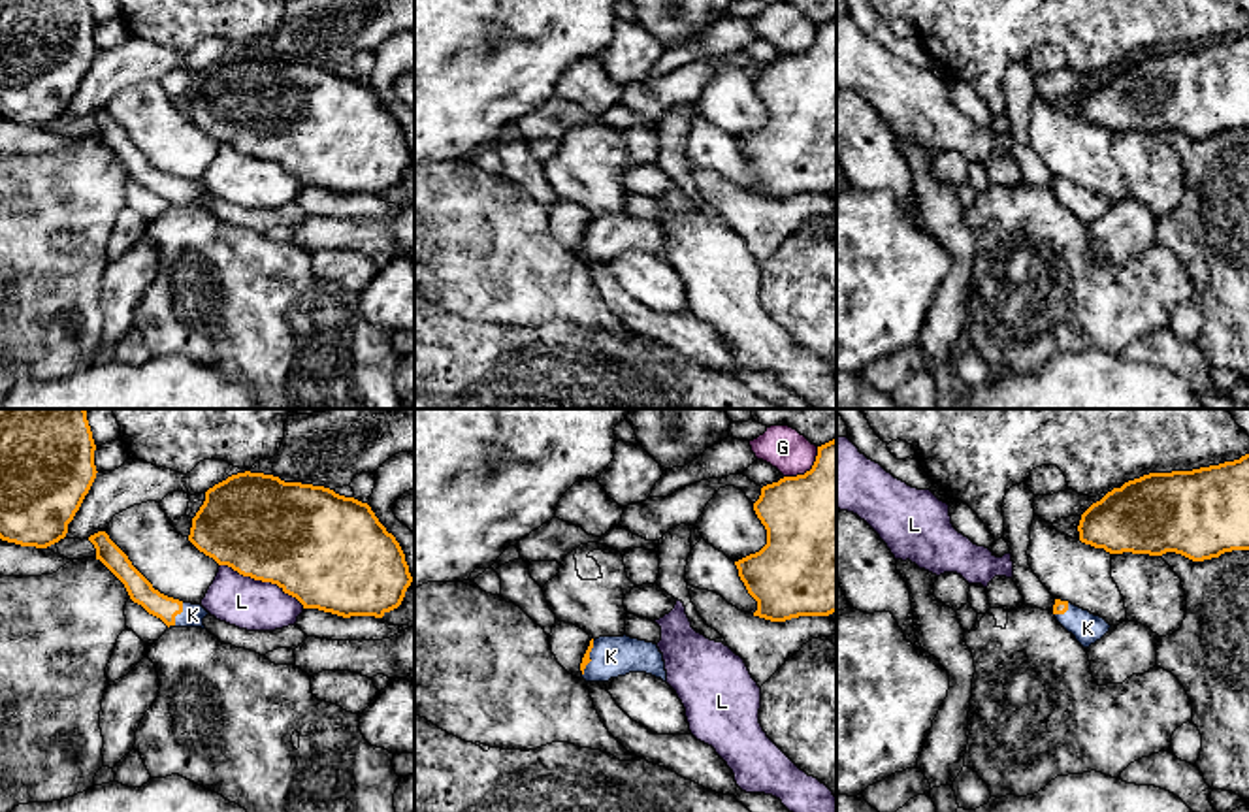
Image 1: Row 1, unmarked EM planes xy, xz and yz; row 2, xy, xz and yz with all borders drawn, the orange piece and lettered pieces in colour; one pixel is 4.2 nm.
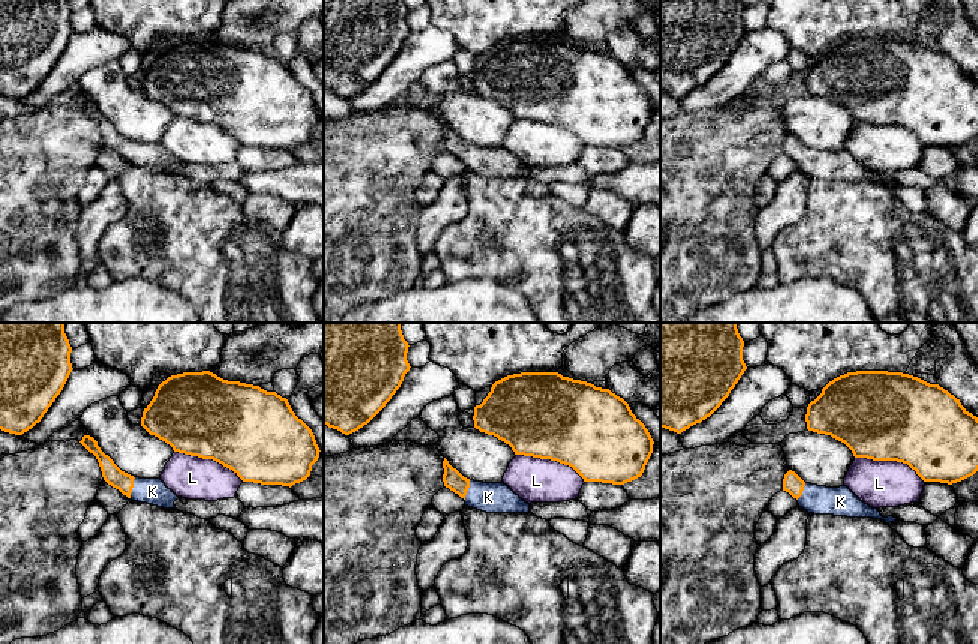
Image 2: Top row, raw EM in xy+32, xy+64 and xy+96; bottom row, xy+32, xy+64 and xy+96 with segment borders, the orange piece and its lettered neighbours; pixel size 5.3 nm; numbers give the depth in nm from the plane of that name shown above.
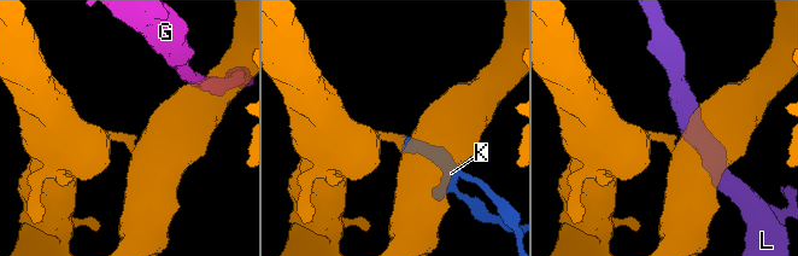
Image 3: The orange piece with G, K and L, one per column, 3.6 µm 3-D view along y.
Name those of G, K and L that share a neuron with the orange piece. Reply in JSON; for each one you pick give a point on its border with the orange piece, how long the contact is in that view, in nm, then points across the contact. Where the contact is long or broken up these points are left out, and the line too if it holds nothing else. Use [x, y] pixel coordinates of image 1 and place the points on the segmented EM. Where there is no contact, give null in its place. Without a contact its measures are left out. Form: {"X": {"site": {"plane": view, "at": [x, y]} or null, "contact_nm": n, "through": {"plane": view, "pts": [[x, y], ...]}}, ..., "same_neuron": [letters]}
{"K": {"site": {"plane": "xy", "at": [178, 613]}, "contact_nm": 100, "through": {"plane": "xy", "pts": [[140, 590], [155, 603], [178, 613], [193, 615]]}}, "same_neuron": ["K"]}

